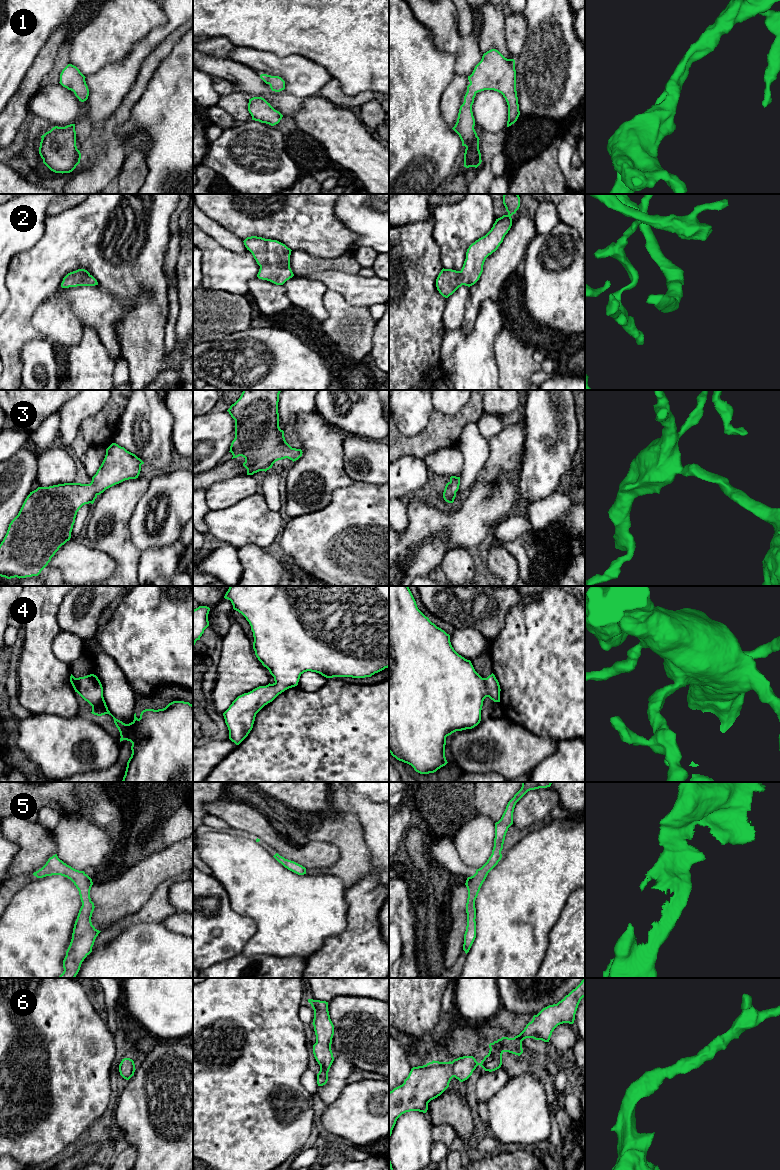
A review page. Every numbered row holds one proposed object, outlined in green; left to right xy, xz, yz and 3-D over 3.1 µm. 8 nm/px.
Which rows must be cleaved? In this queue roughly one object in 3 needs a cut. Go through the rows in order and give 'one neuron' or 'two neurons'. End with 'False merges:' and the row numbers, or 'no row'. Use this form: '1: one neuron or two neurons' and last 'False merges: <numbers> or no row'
1: one neuron
2: one neuron
3: one neuron
4: one neuron
5: one neuron
6: one neuron
False merges: no row

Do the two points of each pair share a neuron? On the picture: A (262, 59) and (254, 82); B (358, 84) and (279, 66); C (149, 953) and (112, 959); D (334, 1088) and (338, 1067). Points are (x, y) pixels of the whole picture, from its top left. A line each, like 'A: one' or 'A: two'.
A: two
B: two
C: one
D: one

